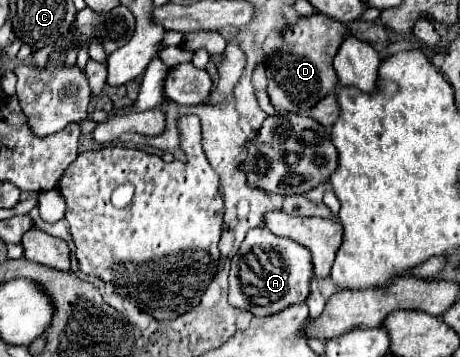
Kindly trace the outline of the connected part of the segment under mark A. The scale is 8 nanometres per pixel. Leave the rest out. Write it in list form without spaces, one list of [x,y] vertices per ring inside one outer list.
[[[255,227],[247,233],[237,255],[231,259],[229,271],[229,303],[233,307],[251,311],[253,315],[271,315],[287,305],[301,303],[309,295],[309,281],[313,277],[311,253],[289,237],[277,237],[265,227]]]

